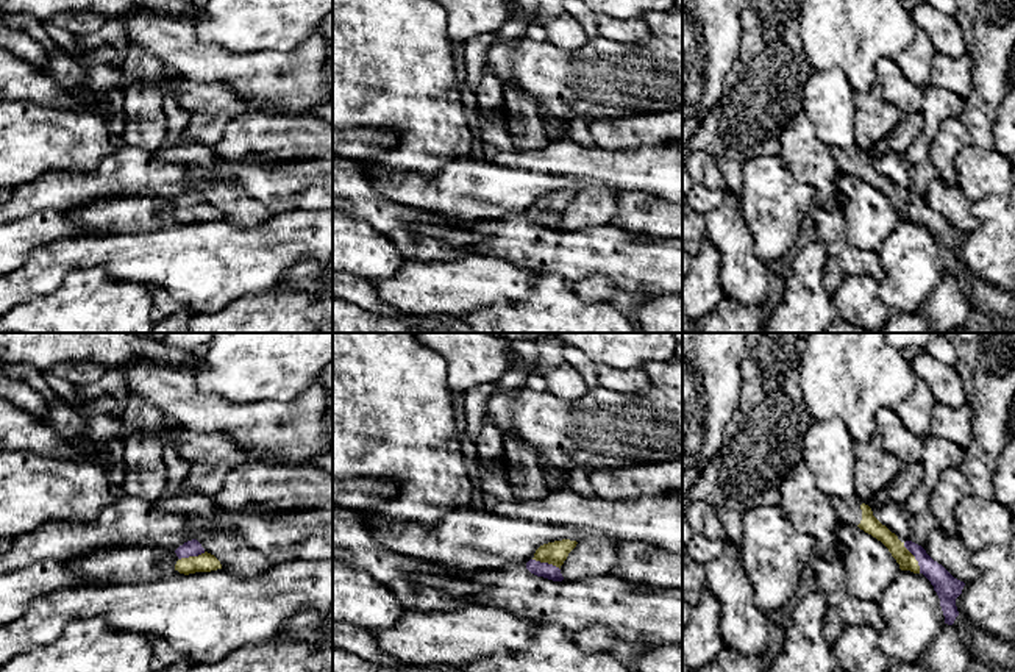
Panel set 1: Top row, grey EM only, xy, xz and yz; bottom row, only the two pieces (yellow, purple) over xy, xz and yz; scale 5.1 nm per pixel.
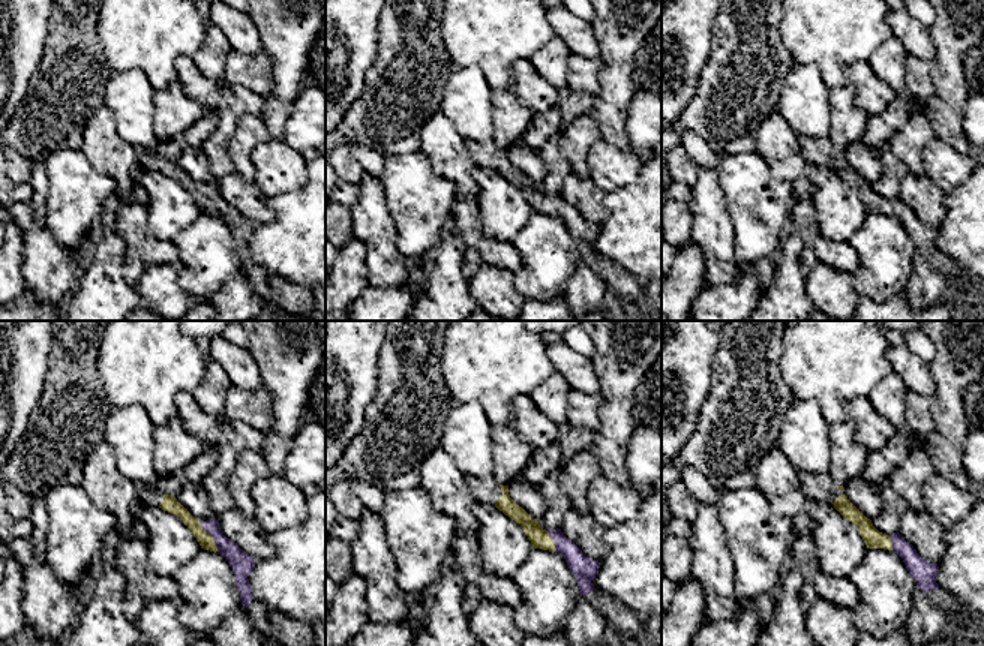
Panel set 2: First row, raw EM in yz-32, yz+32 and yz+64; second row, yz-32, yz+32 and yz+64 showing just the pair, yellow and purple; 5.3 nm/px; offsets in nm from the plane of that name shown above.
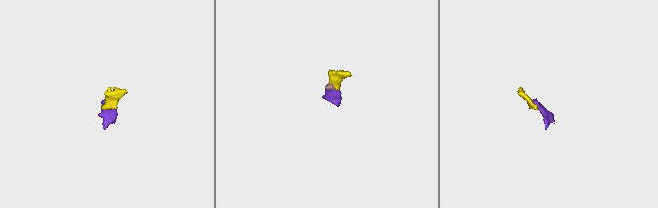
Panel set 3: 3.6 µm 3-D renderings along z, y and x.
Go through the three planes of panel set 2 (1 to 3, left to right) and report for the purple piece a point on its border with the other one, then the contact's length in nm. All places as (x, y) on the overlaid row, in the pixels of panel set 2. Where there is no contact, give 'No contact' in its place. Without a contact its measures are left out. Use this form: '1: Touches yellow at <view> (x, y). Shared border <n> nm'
1: Touches yellow at yz-32 (212, 537). Shared border 190 nm
2: Touches yellow at yz+32 (554, 541). Shared border 120 nm
3: Touches yellow at yz+64 (891, 543). Shared border 80 nm

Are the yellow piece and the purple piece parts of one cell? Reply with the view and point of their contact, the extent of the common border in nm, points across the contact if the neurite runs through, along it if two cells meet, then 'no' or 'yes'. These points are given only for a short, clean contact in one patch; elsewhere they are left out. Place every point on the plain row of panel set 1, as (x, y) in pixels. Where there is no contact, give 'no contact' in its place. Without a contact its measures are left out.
contact yz (914, 208); length 180 nm; way yz (904, 208), (914, 208), (923, 213), (948, 238); yes

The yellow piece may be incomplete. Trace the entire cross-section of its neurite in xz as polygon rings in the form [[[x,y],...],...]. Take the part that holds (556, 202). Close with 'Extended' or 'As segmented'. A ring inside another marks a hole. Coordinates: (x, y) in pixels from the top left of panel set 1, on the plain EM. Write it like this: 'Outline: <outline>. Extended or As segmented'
Outline: [[[570,189],[543,194],[536,200],[534,208],[526,213],[526,219],[537,227],[562,231],[561,216],[576,194]]]. Extended

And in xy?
Outline: [[[197,189],[184,192],[175,203],[180,208],[175,214],[175,220],[180,223],[189,225],[222,219],[220,211],[208,203]]]. Extended

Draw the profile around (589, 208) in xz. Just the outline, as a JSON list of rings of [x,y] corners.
[[[586,189],[576,194],[561,216],[565,231],[587,230],[612,223],[620,194],[604,189]]]

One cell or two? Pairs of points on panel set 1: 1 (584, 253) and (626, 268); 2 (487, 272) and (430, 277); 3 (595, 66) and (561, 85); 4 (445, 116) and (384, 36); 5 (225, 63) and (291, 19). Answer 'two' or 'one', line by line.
1: one
2: one
3: one
4: one
5: two

